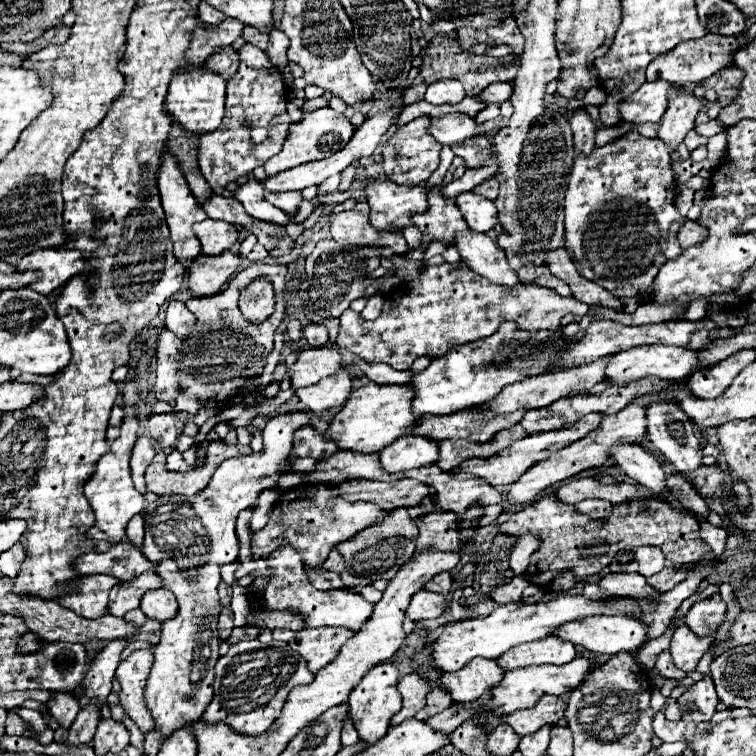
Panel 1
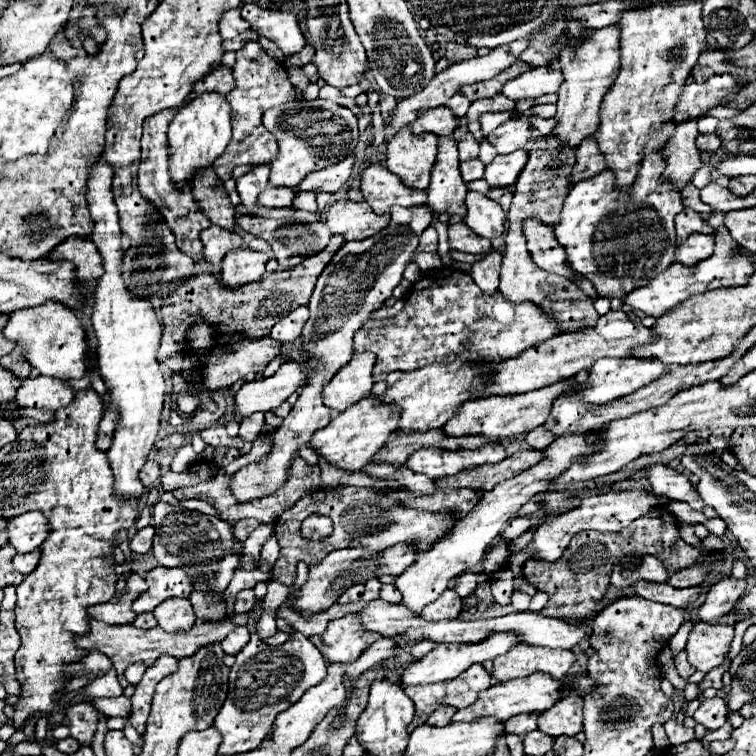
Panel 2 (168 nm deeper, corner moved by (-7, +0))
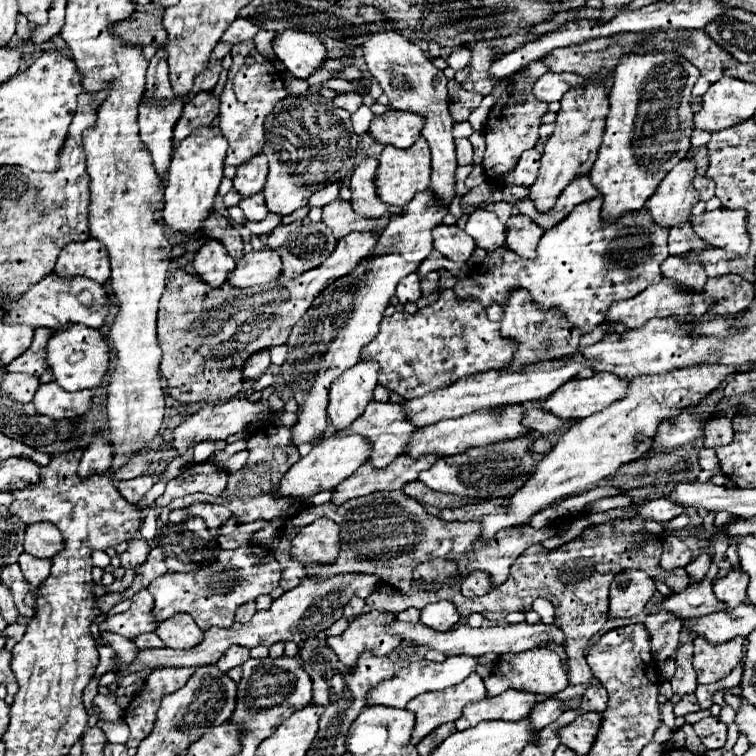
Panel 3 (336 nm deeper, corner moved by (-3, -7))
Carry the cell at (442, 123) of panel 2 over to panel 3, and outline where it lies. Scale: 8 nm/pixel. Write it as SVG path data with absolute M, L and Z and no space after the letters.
M390 109L384 115L374 117L368 133L376 143L406 149L412 147L412 143L420 137L422 127L424 119L420 115Z

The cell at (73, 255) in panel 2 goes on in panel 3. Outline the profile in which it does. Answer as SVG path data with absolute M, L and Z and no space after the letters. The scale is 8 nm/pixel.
M88 239L84 243L70 243L60 253L54 269L60 277L84 275L92 281L106 283L110 279L110 259L104 243L98 239Z

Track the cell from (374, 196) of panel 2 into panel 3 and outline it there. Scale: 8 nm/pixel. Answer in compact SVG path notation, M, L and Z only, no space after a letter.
M368 157L354 169L350 179L350 191L352 191L350 205L358 215L364 217L380 217L386 211L394 211L394 207L386 205L376 195L376 185L374 185L376 169L378 169L378 161Z

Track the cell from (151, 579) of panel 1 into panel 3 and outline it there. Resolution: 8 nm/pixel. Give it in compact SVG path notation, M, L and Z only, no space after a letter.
M246 543L232 551L220 551L212 567L204 567L196 573L168 573L154 579L148 587L156 607L154 615L160 621L170 619L176 613L188 613L194 617L202 631L210 627L230 627L234 623L234 611L248 601L256 601L258 595L270 593L280 583L280 569L270 549Z

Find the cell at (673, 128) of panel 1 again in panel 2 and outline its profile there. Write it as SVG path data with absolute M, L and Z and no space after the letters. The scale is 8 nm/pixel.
M688 118L676 124L674 134L664 146L666 156L664 178L676 182L678 190L682 190L692 180L692 174L700 168L702 158L700 150L694 144L696 136L698 136L698 118Z

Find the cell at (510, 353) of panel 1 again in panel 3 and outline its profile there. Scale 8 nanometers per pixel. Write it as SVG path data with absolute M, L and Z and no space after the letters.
M372 401L372 403L366 407L364 415L360 415L360 419L356 419L356 421L352 423L352 427L346 427L344 431L338 431L338 433L342 433L342 435L358 433L358 435L362 435L364 439L368 439L370 445L372 445L372 451L370 451L370 463L372 463L372 467L384 469L384 467L388 467L398 455L404 453L404 447L406 447L412 431L416 431L416 427L412 427L412 423L408 423L408 421L404 419L404 407L402 407L402 405L390 403L390 401L388 401L388 403L376 403L376 401Z

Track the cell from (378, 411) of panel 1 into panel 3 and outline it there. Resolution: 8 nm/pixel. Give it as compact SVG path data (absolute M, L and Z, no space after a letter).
M332 435L328 439L322 439L322 443L314 445L314 449L306 457L302 457L286 471L286 475L280 481L276 497L294 497L304 501L320 491L332 491L336 485L340 485L360 465L368 461L368 451L370 451L370 443L360 435L346 435L346 437Z

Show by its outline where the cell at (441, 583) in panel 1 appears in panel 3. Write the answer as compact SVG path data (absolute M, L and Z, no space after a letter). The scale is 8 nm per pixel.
M482 571L470 573L462 581L462 593L466 597L480 597L480 595L486 595L490 589L492 589L492 579L488 573L482 573Z

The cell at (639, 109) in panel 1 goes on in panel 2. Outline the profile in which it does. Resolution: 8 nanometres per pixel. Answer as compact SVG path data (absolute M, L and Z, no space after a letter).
M728 74L712 76L704 84L686 84L676 102L676 120L688 120L688 116L700 116L708 108L718 106L722 100L732 100L732 96L740 90L744 80L736 80Z

